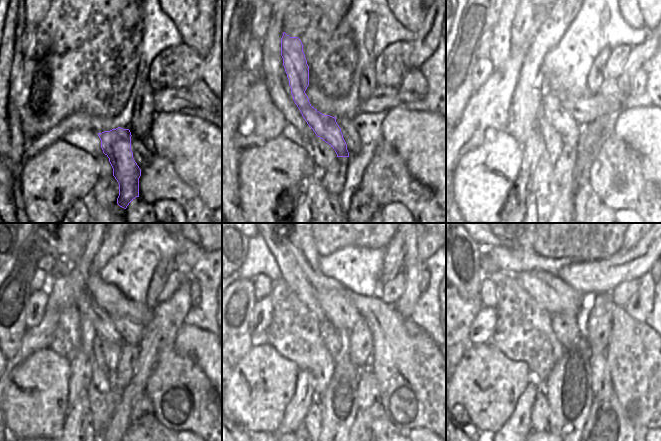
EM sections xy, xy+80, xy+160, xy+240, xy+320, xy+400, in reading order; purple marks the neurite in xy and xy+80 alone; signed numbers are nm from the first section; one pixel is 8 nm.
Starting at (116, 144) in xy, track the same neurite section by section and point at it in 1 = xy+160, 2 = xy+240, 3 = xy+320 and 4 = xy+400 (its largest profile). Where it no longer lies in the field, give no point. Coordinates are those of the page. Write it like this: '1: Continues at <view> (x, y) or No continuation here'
1: Continues at xy+160 (523, 33)
2: Continues at xy+240 (82, 243)
3: No continuation here
4: No continuation here

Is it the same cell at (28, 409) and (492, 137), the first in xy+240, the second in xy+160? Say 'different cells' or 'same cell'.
same cell

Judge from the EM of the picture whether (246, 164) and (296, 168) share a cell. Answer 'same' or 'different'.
same

